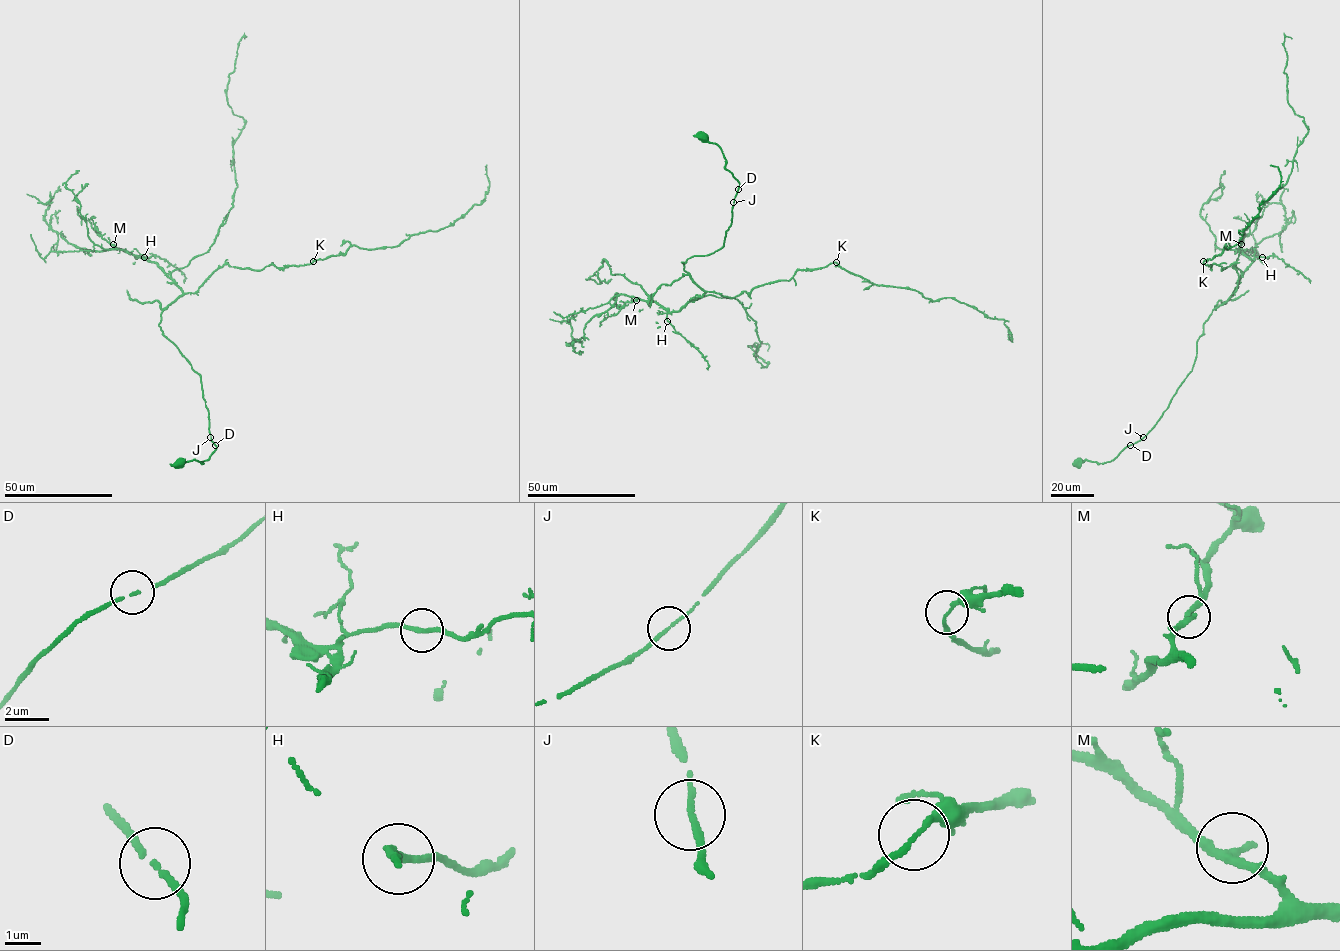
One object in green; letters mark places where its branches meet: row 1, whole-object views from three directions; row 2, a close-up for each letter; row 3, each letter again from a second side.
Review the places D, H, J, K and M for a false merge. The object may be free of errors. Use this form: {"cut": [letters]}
{"cut": []}

